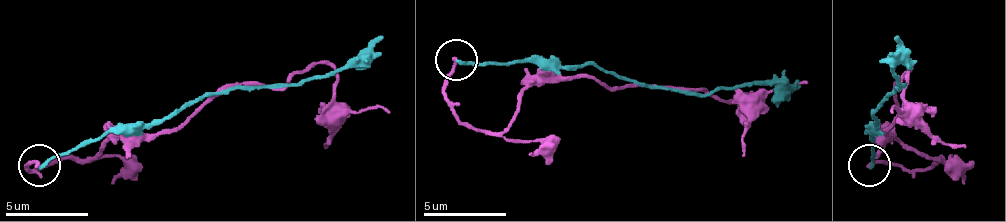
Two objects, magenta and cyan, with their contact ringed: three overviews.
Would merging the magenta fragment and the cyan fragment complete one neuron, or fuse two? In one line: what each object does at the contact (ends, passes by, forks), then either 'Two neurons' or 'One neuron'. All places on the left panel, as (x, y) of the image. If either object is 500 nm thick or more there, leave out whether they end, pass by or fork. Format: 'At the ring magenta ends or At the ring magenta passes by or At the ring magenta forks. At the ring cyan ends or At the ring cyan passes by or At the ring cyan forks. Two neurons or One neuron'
At the ring magenta ends. At the ring cyan ends. Two neurons

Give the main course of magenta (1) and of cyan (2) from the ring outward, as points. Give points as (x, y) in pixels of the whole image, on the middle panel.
1: (455, 58), (447, 104), (493, 133), (509, 125), (530, 83), (593, 75), (609, 88), (751, 96), (743, 154)
2: (455, 58), (543, 67), (576, 67), (597, 63), (651, 88), (709, 96), (751, 88), (801, 88)

